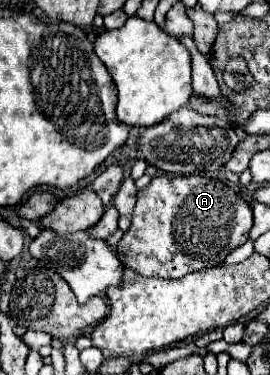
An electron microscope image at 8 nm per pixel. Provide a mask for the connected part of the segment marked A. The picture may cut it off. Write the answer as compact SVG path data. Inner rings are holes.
M190 174L190 176L156 176L146 188L138 192L132 214L132 226L118 242L118 254L126 268L138 270L144 276L182 278L190 272L212 268L224 262L226 254L248 240L252 228L252 208L230 186L216 178Z

